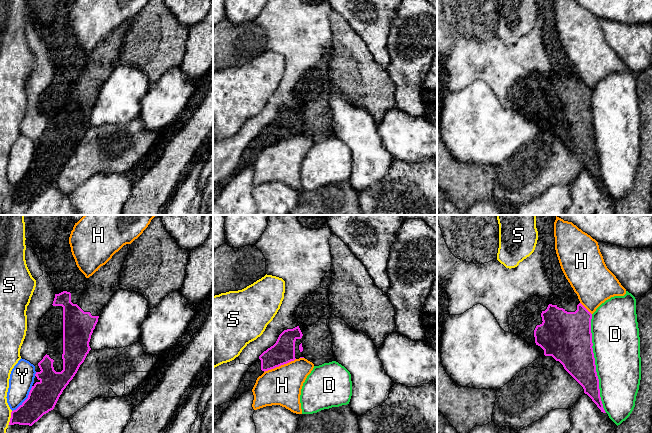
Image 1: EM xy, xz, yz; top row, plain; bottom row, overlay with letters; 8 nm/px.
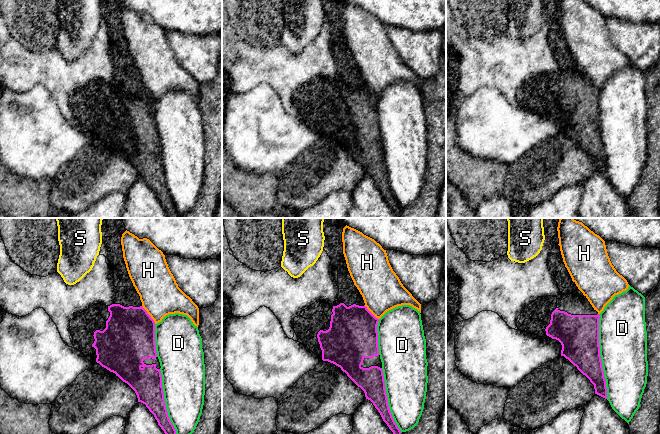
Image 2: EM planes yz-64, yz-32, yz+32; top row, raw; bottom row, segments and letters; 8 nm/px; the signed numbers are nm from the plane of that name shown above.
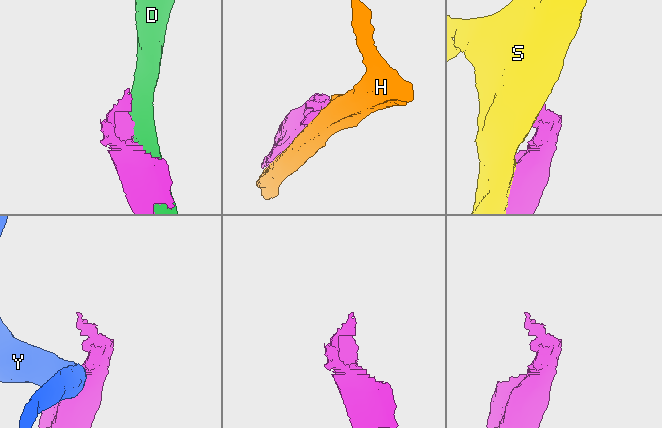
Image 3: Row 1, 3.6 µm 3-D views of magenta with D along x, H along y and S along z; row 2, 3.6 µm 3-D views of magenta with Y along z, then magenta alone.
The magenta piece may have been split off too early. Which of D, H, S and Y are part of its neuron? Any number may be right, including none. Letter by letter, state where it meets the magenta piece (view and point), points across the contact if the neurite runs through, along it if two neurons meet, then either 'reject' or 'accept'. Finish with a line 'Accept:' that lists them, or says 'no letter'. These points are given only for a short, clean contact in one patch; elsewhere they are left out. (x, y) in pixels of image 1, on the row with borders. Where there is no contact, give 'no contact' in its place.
D: contact yz (594, 363); reject
H: contact xz (279, 365); reject
S: contact xy (10, 418); reject
Y: contact xy (26, 399); reject
Accept: no letter

